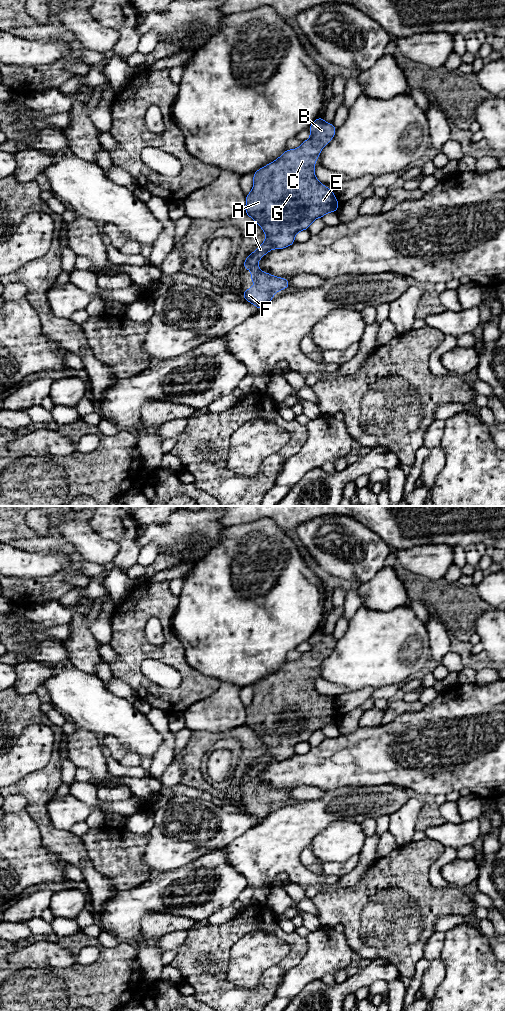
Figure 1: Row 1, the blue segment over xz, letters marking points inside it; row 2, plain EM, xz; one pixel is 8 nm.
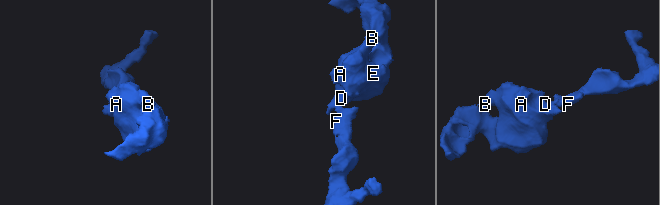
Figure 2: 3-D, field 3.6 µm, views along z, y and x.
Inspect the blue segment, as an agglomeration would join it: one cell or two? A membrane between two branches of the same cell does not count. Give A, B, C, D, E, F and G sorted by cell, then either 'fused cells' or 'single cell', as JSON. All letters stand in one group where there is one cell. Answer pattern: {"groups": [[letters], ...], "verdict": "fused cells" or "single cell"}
{"groups": [["A", "B", "C", "D", "E", "F", "G"]], "verdict": "single cell"}

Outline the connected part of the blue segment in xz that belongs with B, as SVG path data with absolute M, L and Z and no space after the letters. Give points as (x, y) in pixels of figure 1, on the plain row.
M323 628L318 629L308 640L311 649L303 653L299 660L287 661L277 672L253 685L254 698L245 708L245 725L263 741L266 751L243 775L244 782L251 782L251 793L256 797L243 802L242 810L254 816L259 823L273 812L275 804L287 801L290 794L286 790L261 783L257 774L271 761L283 761L294 756L295 746L308 742L316 730L322 730L329 724L337 724L339 714L333 703L321 696L314 686L315 673L320 669L323 659L333 651L336 641L332 635L326 635Z

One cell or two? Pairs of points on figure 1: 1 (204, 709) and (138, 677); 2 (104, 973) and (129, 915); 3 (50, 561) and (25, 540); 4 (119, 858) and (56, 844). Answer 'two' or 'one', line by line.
1: two
2: two
3: two
4: two

